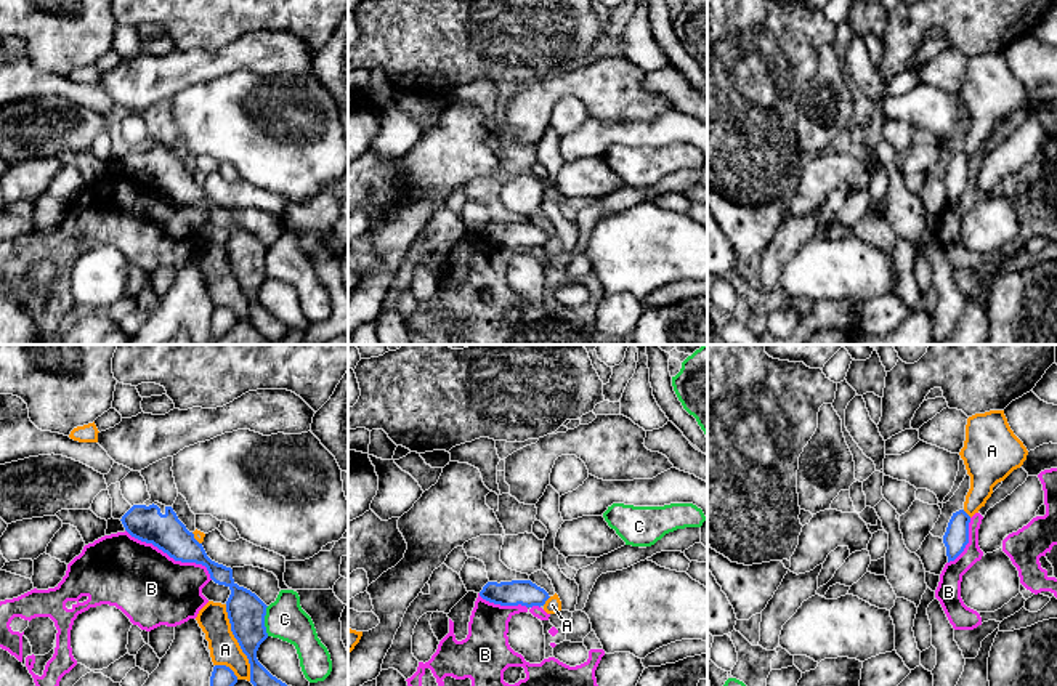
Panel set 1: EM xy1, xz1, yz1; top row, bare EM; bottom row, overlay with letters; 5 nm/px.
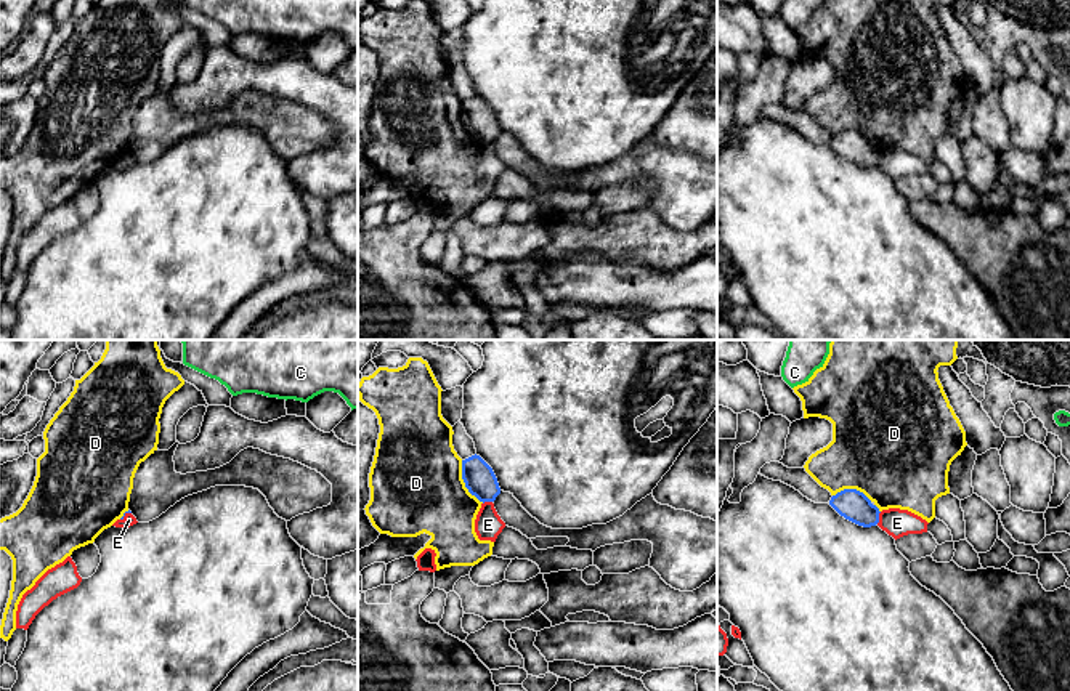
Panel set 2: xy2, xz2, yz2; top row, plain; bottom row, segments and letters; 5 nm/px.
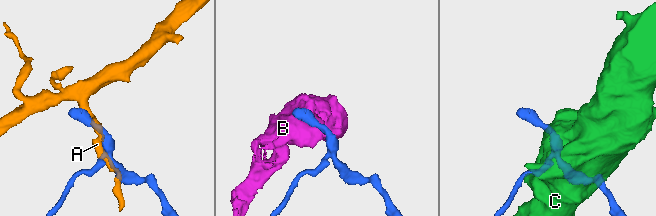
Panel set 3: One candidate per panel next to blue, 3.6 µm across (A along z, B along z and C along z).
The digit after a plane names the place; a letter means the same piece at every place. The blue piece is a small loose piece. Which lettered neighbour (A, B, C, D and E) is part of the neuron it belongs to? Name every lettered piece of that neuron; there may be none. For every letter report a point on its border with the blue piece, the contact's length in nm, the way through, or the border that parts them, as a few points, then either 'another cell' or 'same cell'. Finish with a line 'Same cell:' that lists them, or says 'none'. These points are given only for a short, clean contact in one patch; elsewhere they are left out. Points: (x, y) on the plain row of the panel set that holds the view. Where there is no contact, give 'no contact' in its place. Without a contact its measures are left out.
A: xy1 (238, 282) | 400 nm | another cell
B: xy1 (172, 197) | 500 nm | another cell
C: xy1 (263, 262) | 150 nm | another cell
D: xz2 (464, 122) | 240 nm | another cell
E: yz2 (878, 159) | 70 nm | along yz2 (881, 153), (876, 164) | another cell
Same cell: none

